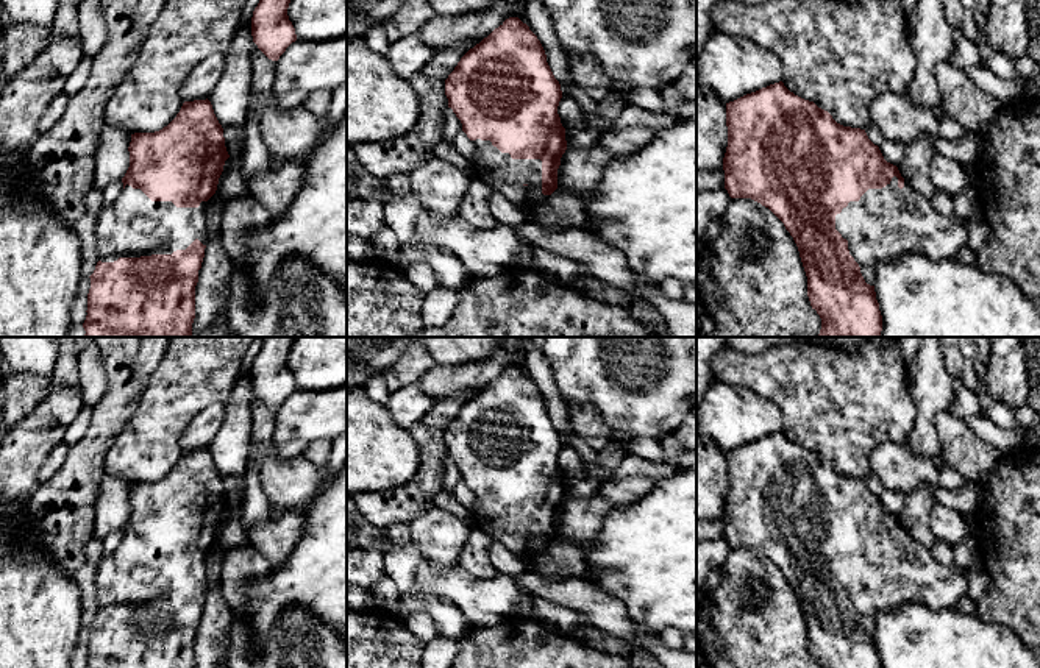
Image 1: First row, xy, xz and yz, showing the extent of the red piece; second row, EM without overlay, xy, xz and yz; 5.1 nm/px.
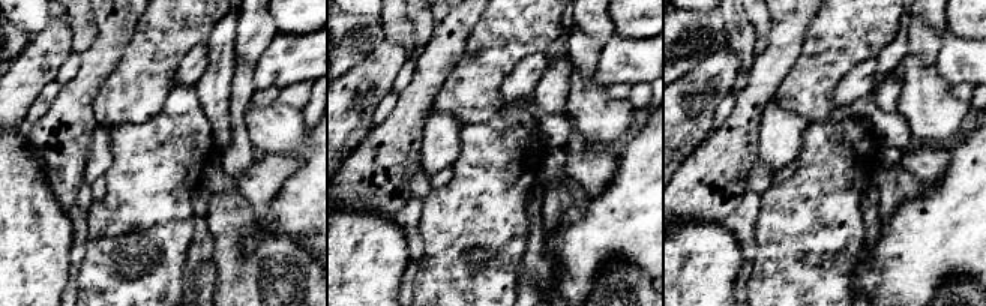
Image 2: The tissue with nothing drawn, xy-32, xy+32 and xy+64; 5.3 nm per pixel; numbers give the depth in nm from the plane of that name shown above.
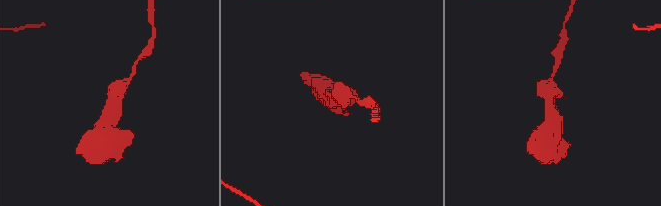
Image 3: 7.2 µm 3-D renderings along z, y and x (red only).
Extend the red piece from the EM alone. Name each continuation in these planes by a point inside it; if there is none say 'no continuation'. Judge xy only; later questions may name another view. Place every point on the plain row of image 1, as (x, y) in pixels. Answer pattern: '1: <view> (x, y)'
1: xy (133, 575)

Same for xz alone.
1: xz (506, 525)

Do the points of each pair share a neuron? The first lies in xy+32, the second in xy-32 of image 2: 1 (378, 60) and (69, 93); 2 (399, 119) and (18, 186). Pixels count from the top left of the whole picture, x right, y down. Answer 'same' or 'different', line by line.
1: different
2: different

